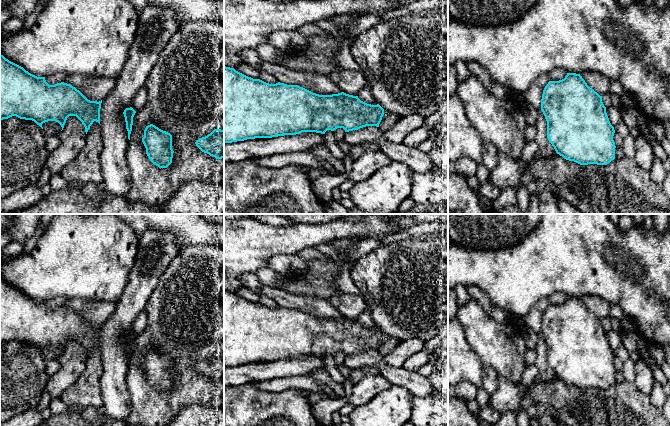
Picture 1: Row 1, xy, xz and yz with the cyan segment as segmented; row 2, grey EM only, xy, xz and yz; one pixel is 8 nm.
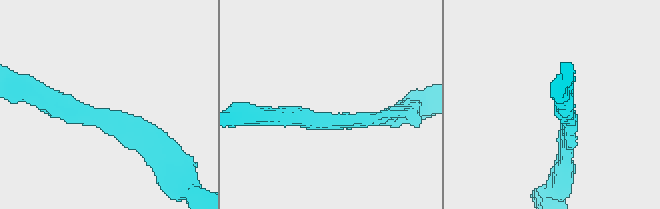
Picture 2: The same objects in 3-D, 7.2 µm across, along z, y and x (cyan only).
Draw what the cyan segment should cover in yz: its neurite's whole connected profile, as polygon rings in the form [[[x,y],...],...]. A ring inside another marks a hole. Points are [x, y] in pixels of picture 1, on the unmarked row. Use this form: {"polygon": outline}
{"polygon": [[[567,297],[564,303],[549,305],[541,323],[541,334],[547,345],[547,362],[557,378],[580,389],[607,389],[615,383],[614,351],[602,326],[602,320],[590,312],[580,298]]]}

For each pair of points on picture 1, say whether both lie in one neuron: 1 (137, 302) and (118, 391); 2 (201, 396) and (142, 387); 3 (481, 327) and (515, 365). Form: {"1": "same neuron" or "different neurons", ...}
{"1": "same neuron", "2": "same neuron", "3": "same neuron"}

